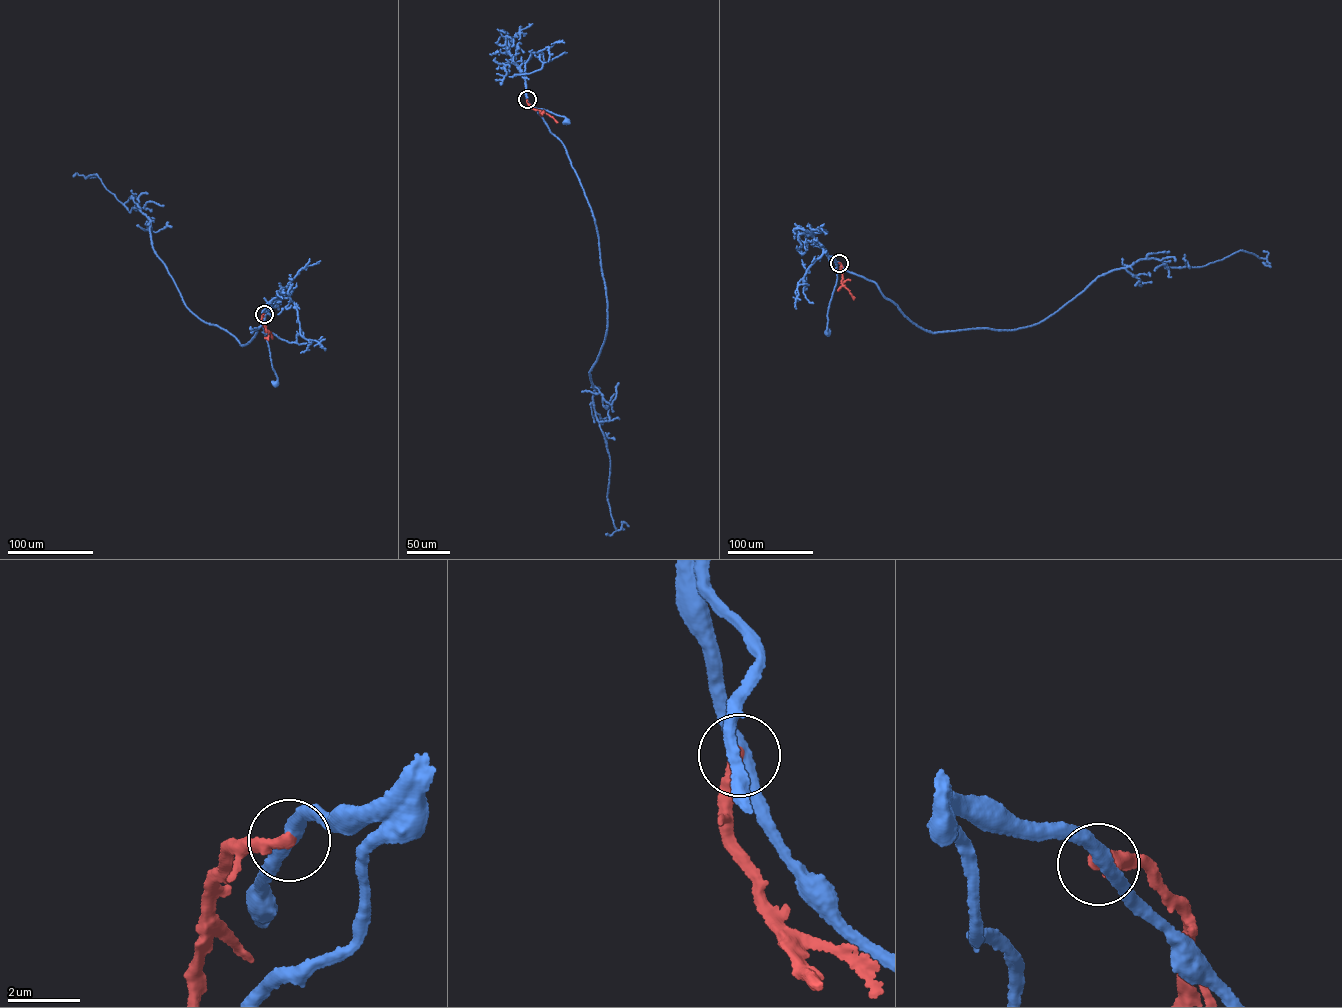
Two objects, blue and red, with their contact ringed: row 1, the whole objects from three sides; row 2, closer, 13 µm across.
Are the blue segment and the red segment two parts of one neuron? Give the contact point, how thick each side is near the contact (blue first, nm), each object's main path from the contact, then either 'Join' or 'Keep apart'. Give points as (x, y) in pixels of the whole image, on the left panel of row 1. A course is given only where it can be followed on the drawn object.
Place: (264, 314). Thickness 360 nm (blue) against 340 nm. Course of blue: (264, 314), (261, 323), (277, 377), (275, 383). Course of red: (264, 314), (262, 323), (272, 338). Keep apart

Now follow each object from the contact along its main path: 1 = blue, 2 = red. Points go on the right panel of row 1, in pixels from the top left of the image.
1: (839, 262), (836, 262), (837, 280), (827, 313), (827, 332)
2: (839, 262), (842, 285), (853, 300)

